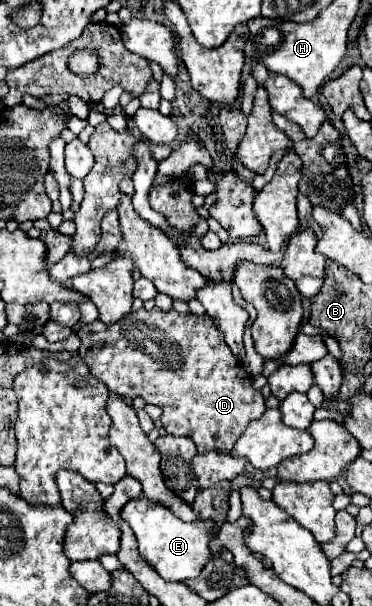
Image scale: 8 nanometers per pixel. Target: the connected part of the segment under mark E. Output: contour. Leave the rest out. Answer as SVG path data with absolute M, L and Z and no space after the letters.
M139 496L121 510L121 518L131 526L139 542L139 556L167 582L183 582L197 578L203 566L213 558L209 542L215 538L215 522L195 520L183 522L167 506L151 502L145 496Z

